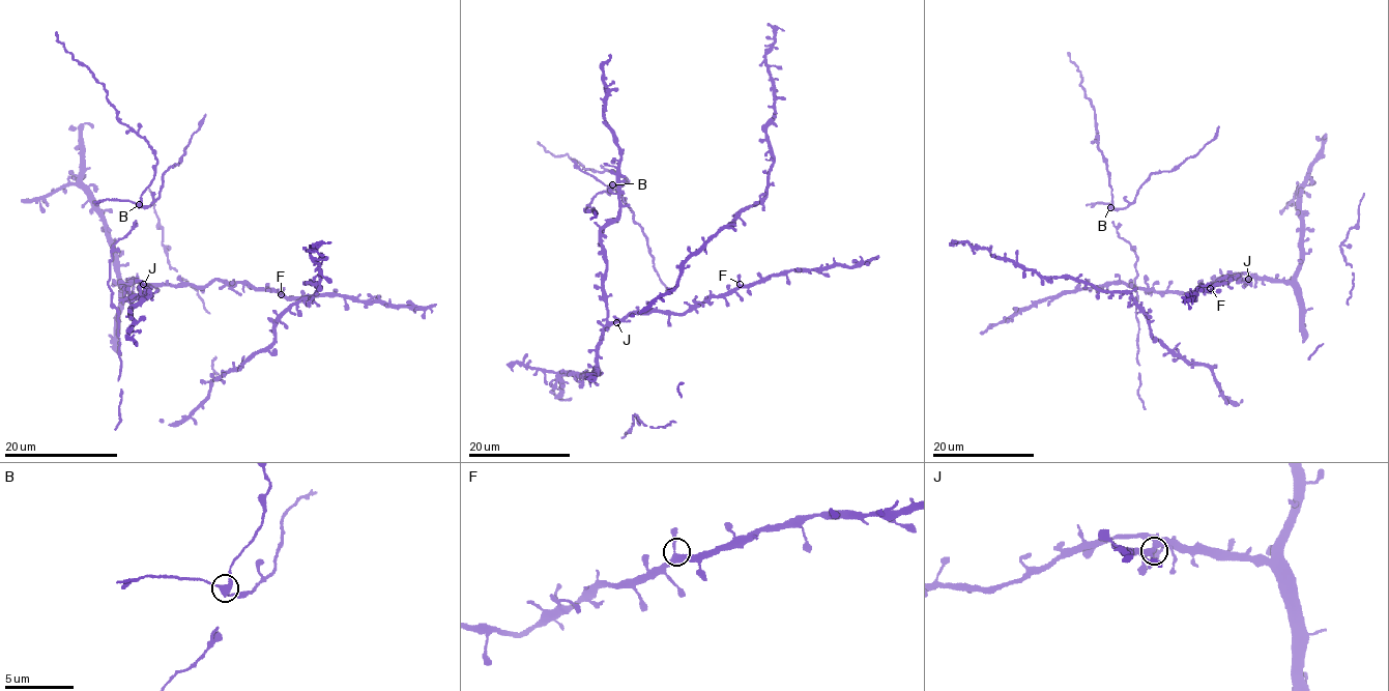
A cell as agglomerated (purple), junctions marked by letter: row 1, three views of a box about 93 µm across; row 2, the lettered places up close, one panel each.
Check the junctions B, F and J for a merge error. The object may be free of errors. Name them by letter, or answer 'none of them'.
B

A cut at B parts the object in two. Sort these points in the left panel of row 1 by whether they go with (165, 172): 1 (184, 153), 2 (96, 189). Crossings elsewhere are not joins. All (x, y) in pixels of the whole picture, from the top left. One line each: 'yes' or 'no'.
1: yes
2: no

